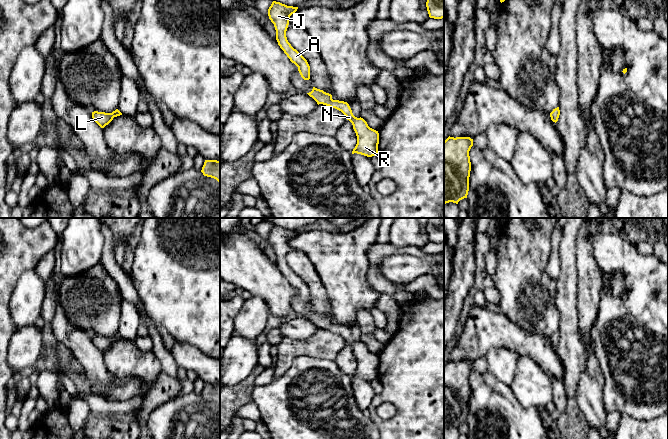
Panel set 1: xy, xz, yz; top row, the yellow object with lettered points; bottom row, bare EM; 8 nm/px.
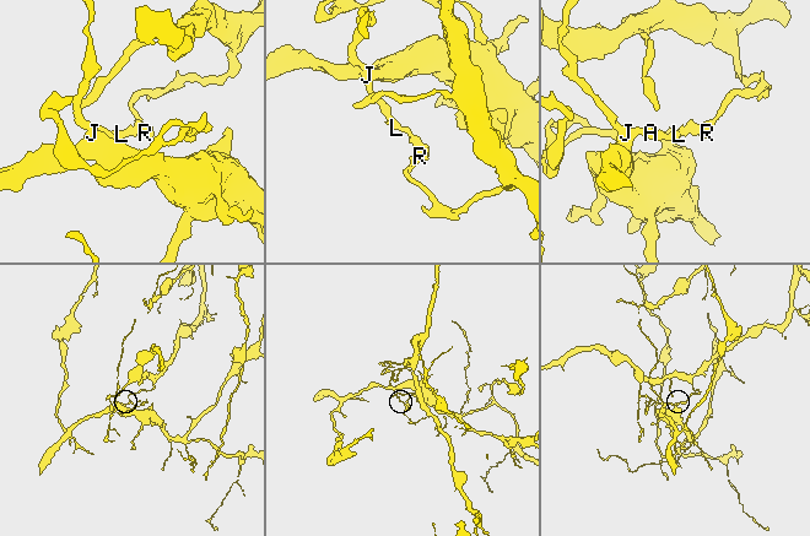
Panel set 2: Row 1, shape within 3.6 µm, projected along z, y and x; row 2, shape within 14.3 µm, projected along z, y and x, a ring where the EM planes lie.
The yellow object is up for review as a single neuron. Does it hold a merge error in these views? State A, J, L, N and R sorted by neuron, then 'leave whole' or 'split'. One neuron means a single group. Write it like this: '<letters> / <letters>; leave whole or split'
A J L / N R; split

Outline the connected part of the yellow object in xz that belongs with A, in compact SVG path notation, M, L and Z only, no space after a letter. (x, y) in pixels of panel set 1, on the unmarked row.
M273 225L268 233L268 240L276 254L276 264L292 287L298 291L298 295L304 304L310 303L310 290L307 284L294 273L288 266L286 255L289 243L297 235L298 231L287 230L280 226Z

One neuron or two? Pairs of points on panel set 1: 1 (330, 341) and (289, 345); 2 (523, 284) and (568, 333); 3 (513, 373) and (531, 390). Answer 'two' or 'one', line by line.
1: one
2: two
3: one

